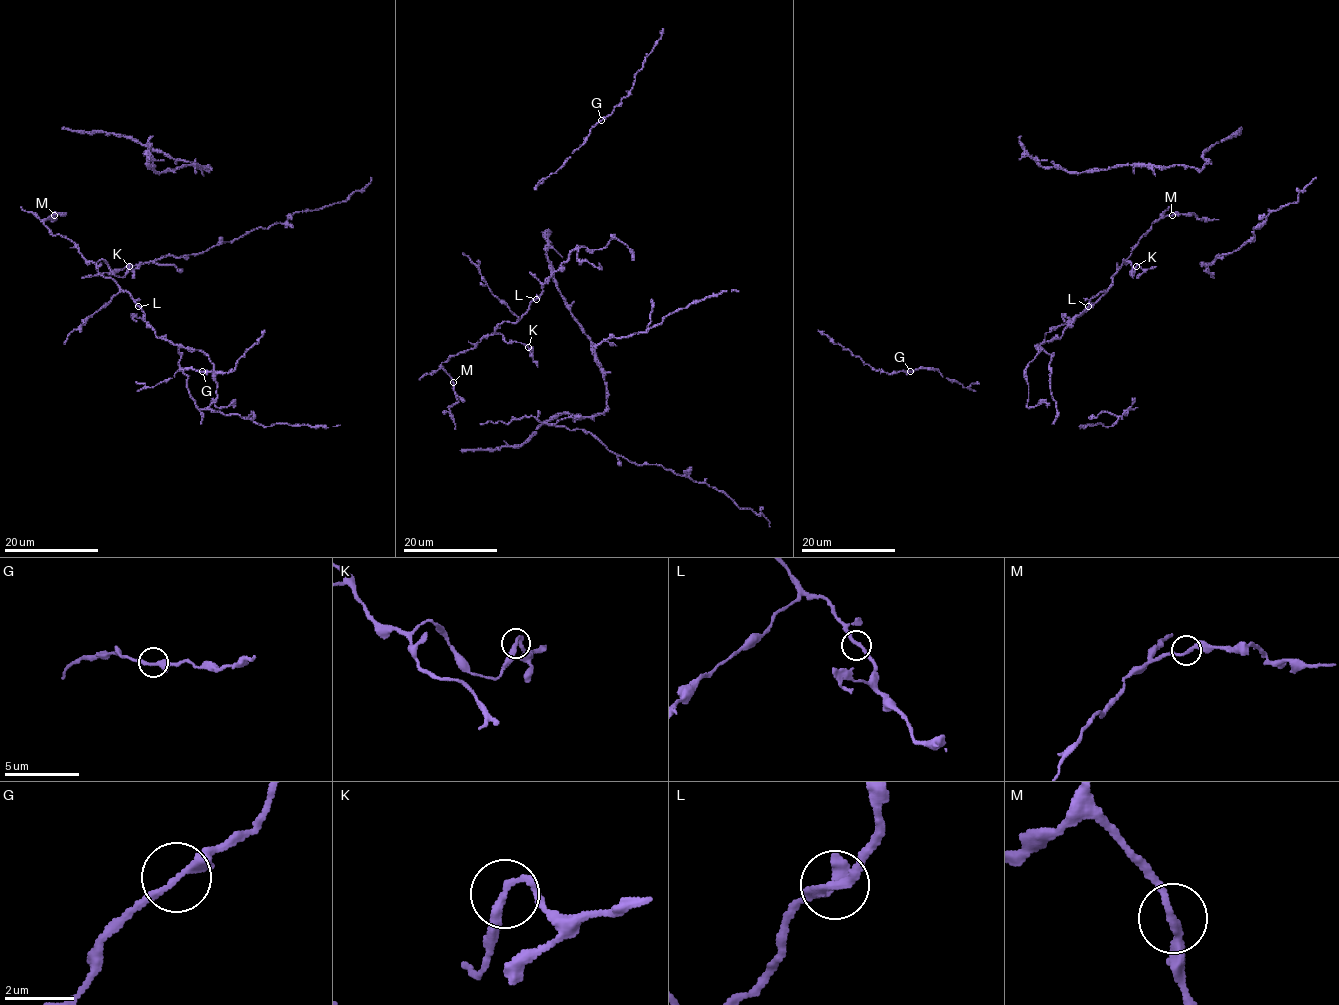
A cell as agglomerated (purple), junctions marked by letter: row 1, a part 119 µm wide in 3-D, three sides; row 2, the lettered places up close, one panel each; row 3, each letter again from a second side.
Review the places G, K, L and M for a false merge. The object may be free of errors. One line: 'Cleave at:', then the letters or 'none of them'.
Cleave at: none of them

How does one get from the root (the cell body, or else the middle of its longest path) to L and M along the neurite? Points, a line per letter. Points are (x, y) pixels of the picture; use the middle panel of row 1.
L: (518, 342), (507, 342), (501, 334), (495, 333), (495, 328), (505, 321), (516, 322), (536, 299)
M: (518, 342), (507, 342), (501, 334), (491, 334), (473, 348), (452, 355), (441, 364), (453, 382)

